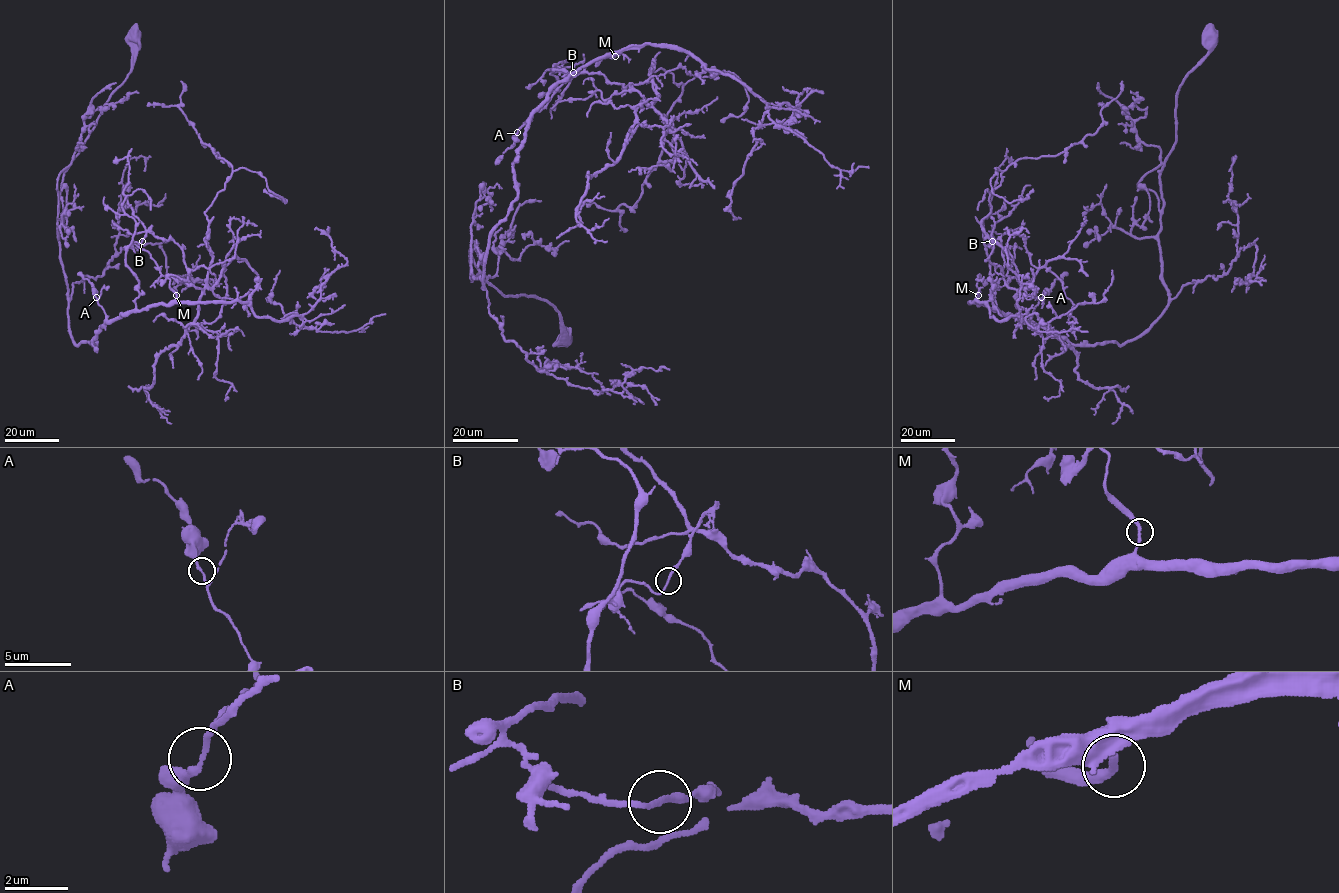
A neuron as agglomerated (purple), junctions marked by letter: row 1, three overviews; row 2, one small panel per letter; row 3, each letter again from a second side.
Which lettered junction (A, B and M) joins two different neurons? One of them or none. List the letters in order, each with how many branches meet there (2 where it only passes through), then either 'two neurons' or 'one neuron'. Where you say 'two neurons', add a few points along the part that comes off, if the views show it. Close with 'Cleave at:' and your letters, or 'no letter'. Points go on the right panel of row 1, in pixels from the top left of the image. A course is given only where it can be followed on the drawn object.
A: 2 | one neuron
B: 2 | two neurons | (992, 241), (1018, 289), (981, 225), (990, 193), (1020, 158), (1095, 133), (1098, 106)
M: 2 | one neuron
Cleave at: B

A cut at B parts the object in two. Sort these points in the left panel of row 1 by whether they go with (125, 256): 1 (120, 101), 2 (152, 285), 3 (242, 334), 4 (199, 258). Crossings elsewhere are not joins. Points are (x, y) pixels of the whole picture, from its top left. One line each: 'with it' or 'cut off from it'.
1: with it
2: cut off from it
3: cut off from it
4: with it

